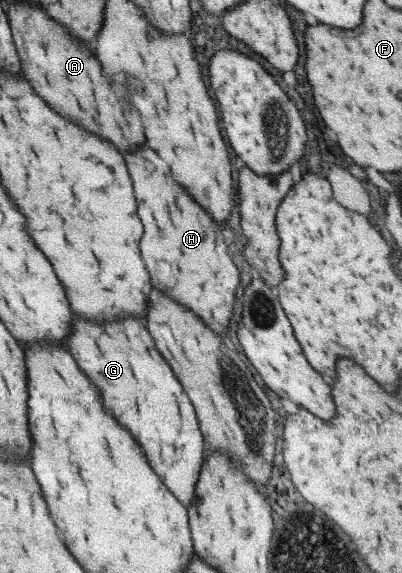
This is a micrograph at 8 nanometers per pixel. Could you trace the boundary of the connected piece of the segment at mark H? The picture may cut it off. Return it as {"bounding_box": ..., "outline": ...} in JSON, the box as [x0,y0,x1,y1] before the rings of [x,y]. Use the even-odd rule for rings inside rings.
{"bounding_box":[125,144,241,338],"outline":[[[147,144],[139,152],[125,154],[127,168],[133,180],[139,216],[145,226],[141,238],[141,256],[151,276],[151,286],[157,286],[169,298],[177,298],[189,307],[213,332],[228,338],[227,328],[233,316],[235,290],[241,284],[239,270],[227,252],[223,232],[201,210],[201,205],[171,178],[167,164],[157,158]]]}

